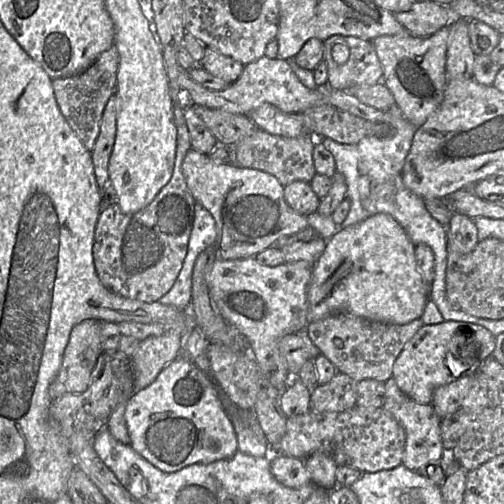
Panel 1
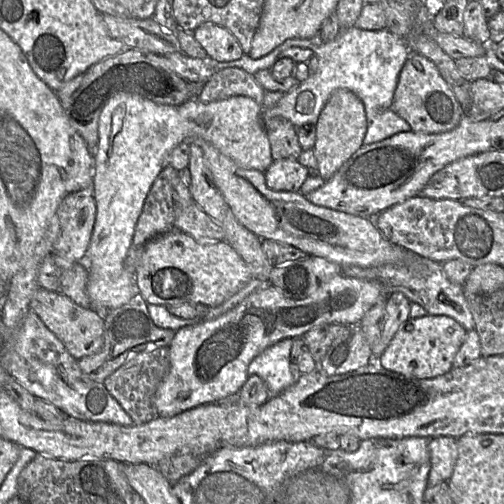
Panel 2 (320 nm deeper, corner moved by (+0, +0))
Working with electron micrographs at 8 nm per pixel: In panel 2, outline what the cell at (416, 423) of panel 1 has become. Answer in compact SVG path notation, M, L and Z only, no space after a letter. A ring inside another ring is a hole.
M439 436L429 440L431 461L431 468L428 474L429 486L449 481L456 461L456 441L456 438L450 436Z

